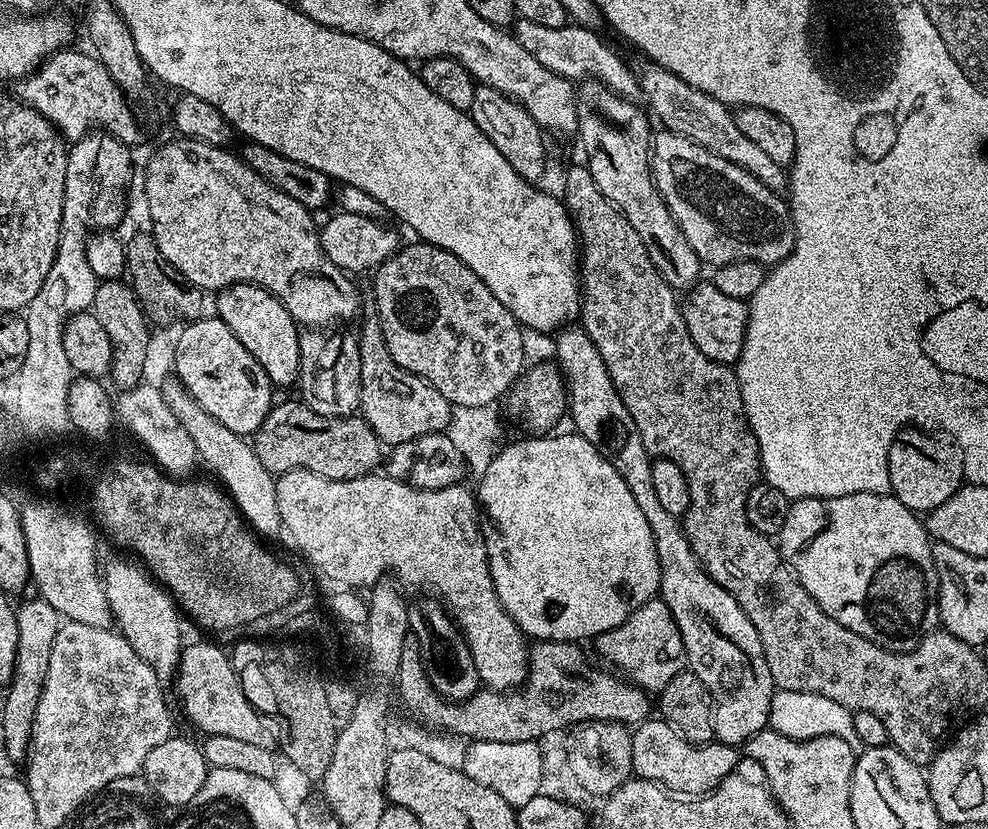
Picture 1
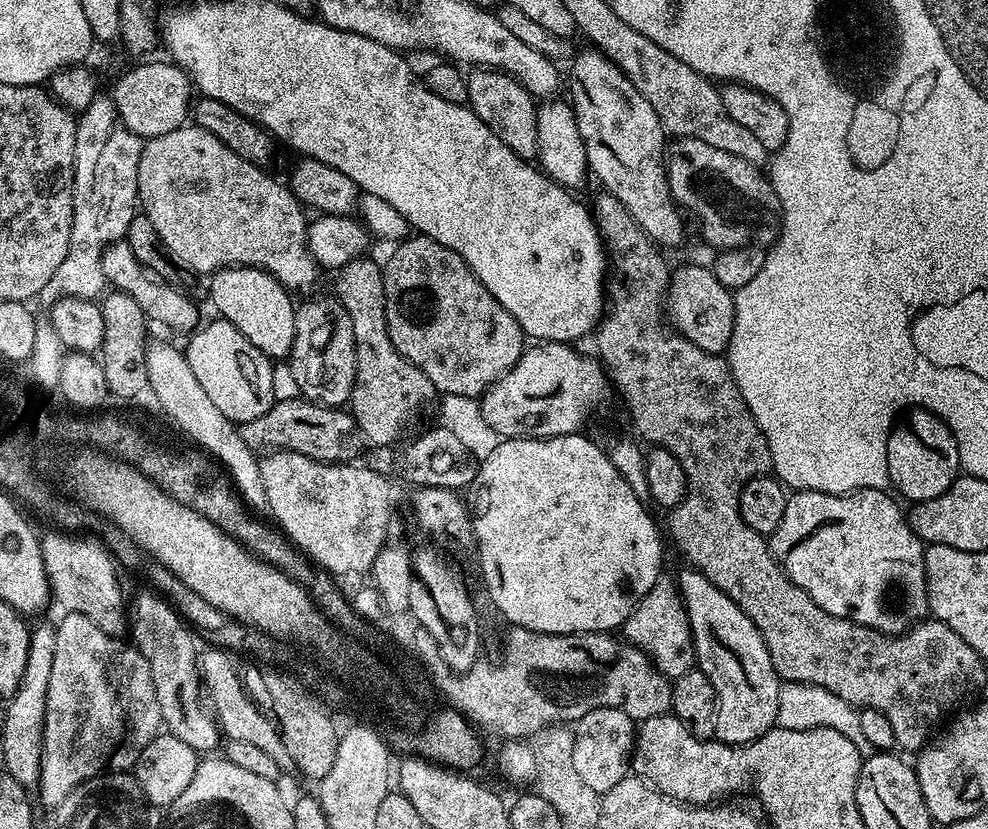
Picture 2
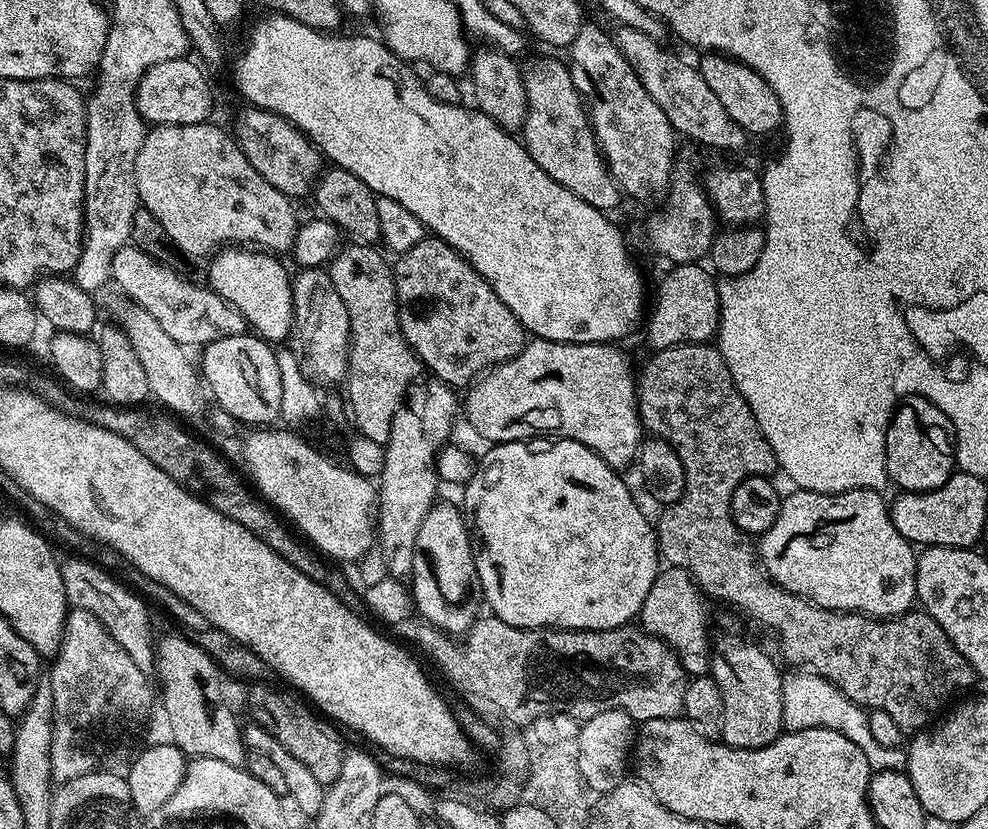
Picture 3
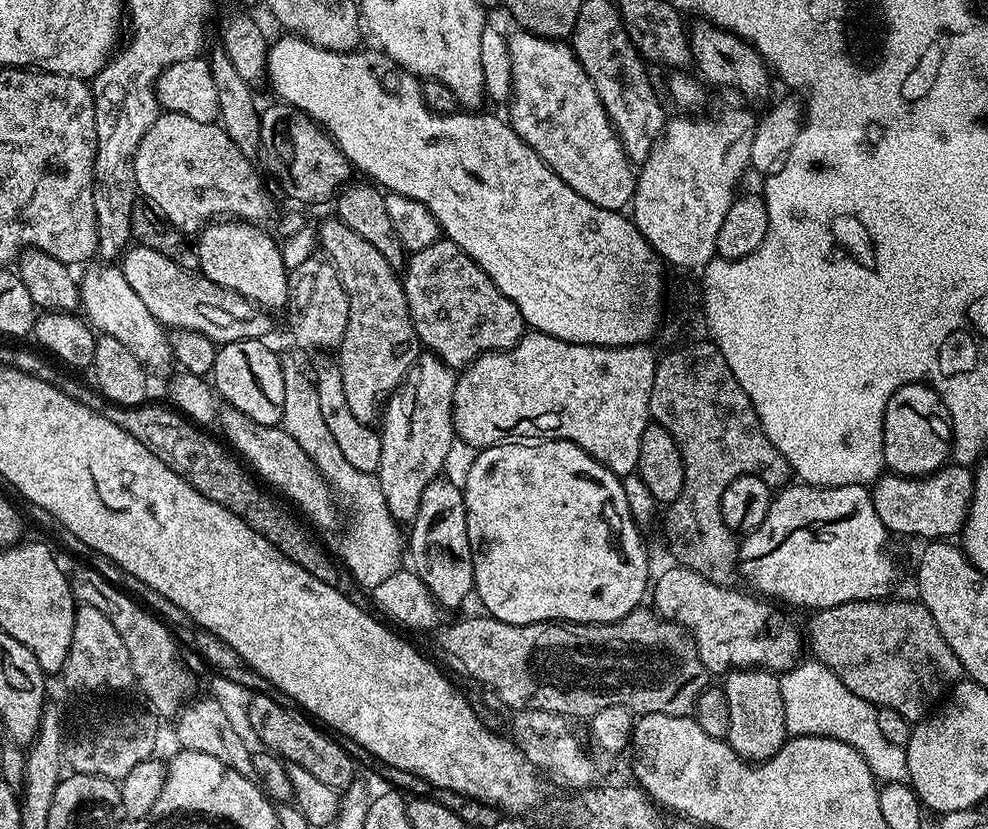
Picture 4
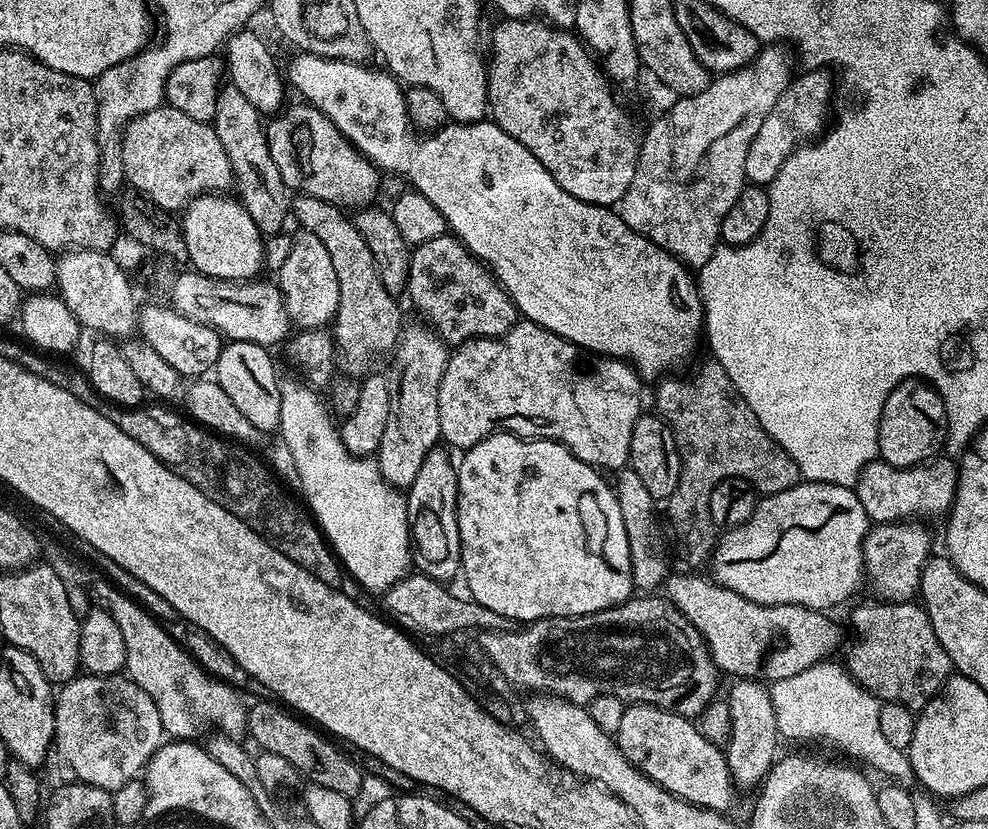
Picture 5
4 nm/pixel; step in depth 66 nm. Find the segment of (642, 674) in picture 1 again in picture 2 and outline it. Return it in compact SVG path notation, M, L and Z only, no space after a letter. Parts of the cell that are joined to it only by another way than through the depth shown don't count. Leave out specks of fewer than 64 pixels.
M667 578L657 580L655 586L634 606L622 626L623 639L631 647L641 651L656 665L663 676L684 676L696 668L696 651L692 645L692 631L679 587Z

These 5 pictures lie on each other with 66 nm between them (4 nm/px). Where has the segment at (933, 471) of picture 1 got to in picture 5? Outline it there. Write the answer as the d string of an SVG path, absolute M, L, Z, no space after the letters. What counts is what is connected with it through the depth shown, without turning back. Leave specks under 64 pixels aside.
M917 378L903 380L886 398L876 435L879 459L895 468L914 468L929 463L945 451L948 415L940 393L931 384Z

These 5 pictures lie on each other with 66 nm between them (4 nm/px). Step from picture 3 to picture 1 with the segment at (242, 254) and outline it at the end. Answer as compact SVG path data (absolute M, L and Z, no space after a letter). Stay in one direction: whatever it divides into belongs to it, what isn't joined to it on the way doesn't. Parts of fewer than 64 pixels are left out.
M234 284L231 288L222 288L216 293L216 316L222 322L226 322L226 326L230 326L230 334L234 334L234 338L238 338L238 342L242 342L242 346L246 346L250 354L254 354L258 366L266 370L273 386L297 383L300 374L302 332L296 319L289 314L286 306L282 306L282 302L278 302L278 298L274 298L274 294L270 294L264 288L259 288L257 284Z

